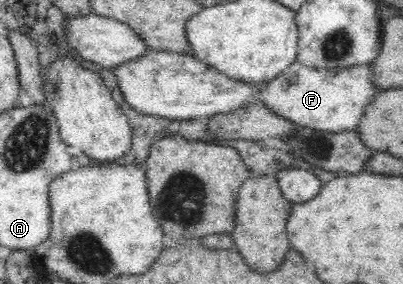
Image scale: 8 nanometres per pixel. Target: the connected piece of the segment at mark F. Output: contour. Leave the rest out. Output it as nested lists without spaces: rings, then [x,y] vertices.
[[[293,61],[285,71],[261,85],[259,97],[271,112],[291,121],[295,127],[329,130],[355,129],[365,105],[375,95],[367,65],[344,68],[313,68]]]

